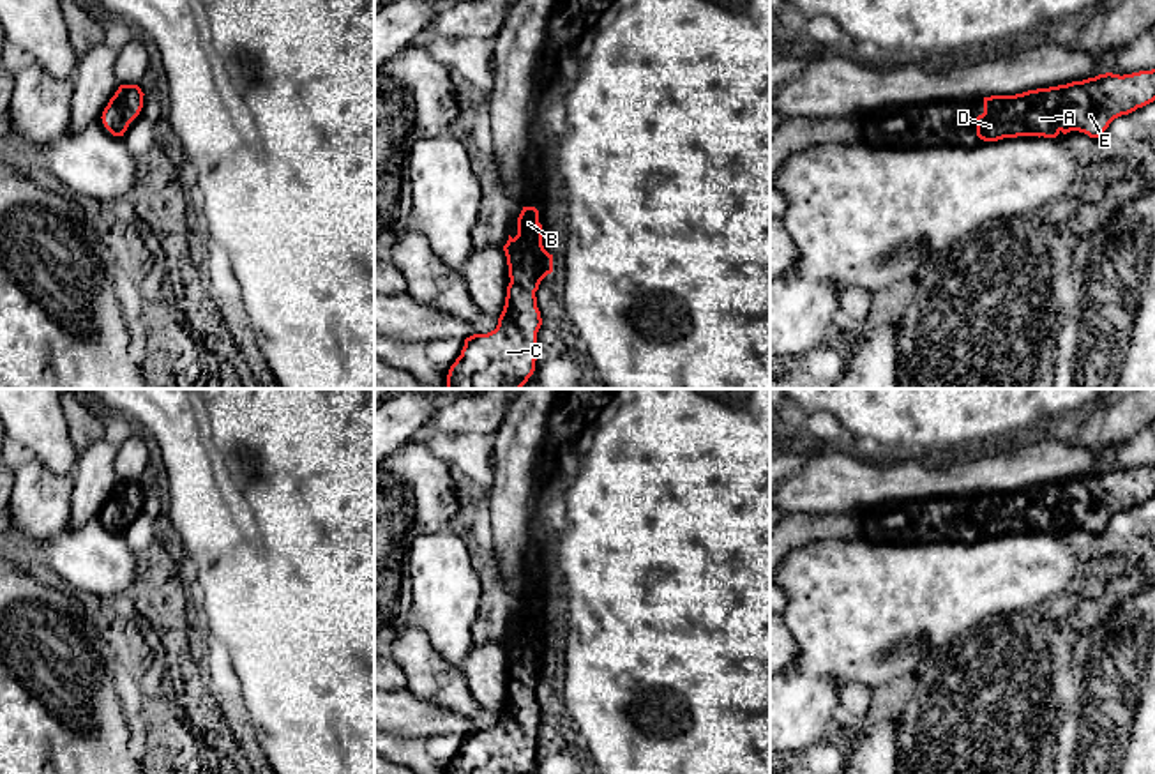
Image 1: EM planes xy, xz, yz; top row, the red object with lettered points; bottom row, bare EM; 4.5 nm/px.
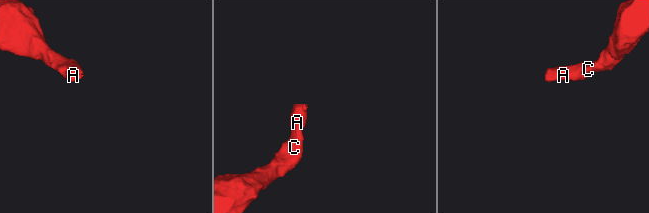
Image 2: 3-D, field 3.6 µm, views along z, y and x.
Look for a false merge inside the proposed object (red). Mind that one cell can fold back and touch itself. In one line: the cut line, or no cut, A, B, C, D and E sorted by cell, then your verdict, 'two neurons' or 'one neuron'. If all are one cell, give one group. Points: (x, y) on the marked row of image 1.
no cut; A B C D E; one neuron

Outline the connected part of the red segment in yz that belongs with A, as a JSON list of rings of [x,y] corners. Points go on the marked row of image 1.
[[[1155,69],[1098,74],[1083,81],[984,97],[977,136],[998,141],[1017,136],[1056,138],[1079,131],[1098,138],[1109,124],[1155,101]]]

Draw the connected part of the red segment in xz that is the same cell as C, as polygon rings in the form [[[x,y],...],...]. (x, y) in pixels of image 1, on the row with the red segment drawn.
[[[523,207],[517,235],[509,235],[503,251],[510,283],[498,325],[464,339],[461,355],[449,369],[447,389],[521,389],[535,371],[542,325],[535,292],[553,272],[553,254],[542,246],[535,207]]]

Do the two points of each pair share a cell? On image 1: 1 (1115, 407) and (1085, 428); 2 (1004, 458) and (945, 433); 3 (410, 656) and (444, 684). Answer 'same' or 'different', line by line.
1: same
2: different
3: same

